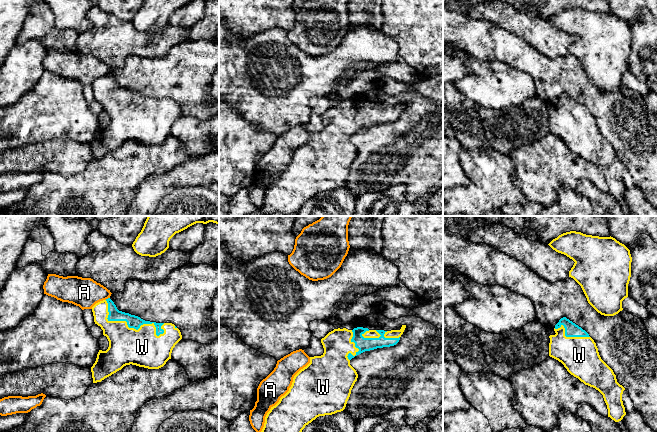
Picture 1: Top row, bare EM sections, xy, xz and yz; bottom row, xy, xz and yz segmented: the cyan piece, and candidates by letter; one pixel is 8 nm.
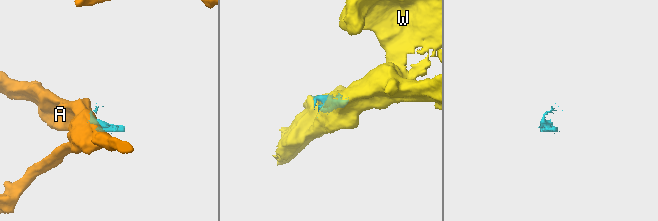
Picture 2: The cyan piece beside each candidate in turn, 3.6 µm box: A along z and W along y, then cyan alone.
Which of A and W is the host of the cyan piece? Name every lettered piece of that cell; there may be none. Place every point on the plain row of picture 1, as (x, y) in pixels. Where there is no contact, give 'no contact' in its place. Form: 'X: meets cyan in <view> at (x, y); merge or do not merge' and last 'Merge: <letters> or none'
A: meets cyan in xy at (108, 74); do not merge
W: meets cyan in xy at (129, 103); merge
Merge: W

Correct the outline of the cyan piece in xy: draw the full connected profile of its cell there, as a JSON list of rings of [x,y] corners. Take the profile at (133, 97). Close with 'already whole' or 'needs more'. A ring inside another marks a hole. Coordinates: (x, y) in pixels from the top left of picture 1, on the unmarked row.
[[[110,74],[96,79],[92,88],[95,100],[101,103],[103,111],[109,117],[108,125],[99,126],[91,143],[93,159],[101,158],[130,140],[159,145],[171,135],[173,124],[182,115],[180,106],[174,100],[145,97],[138,92],[119,87]]] | needs more

